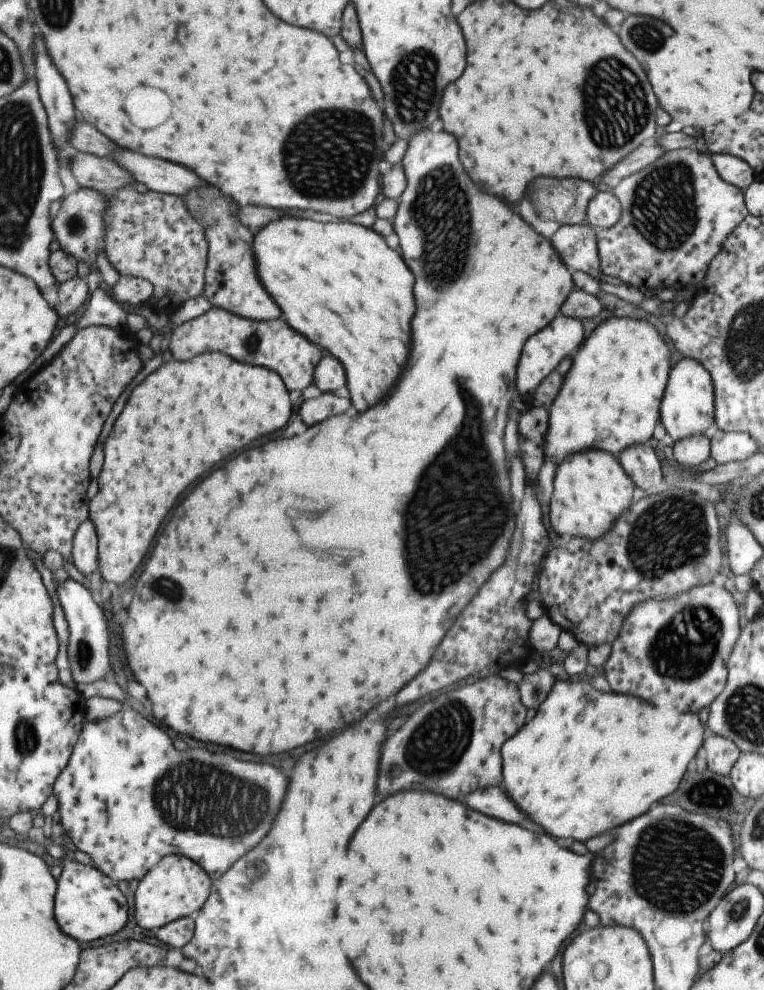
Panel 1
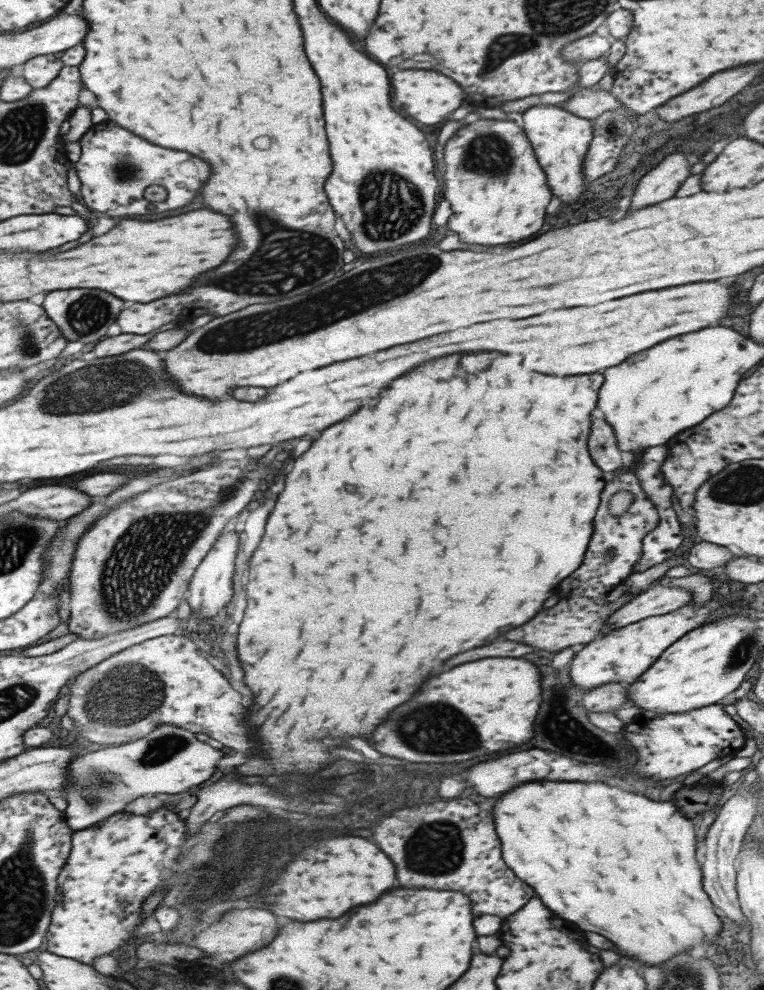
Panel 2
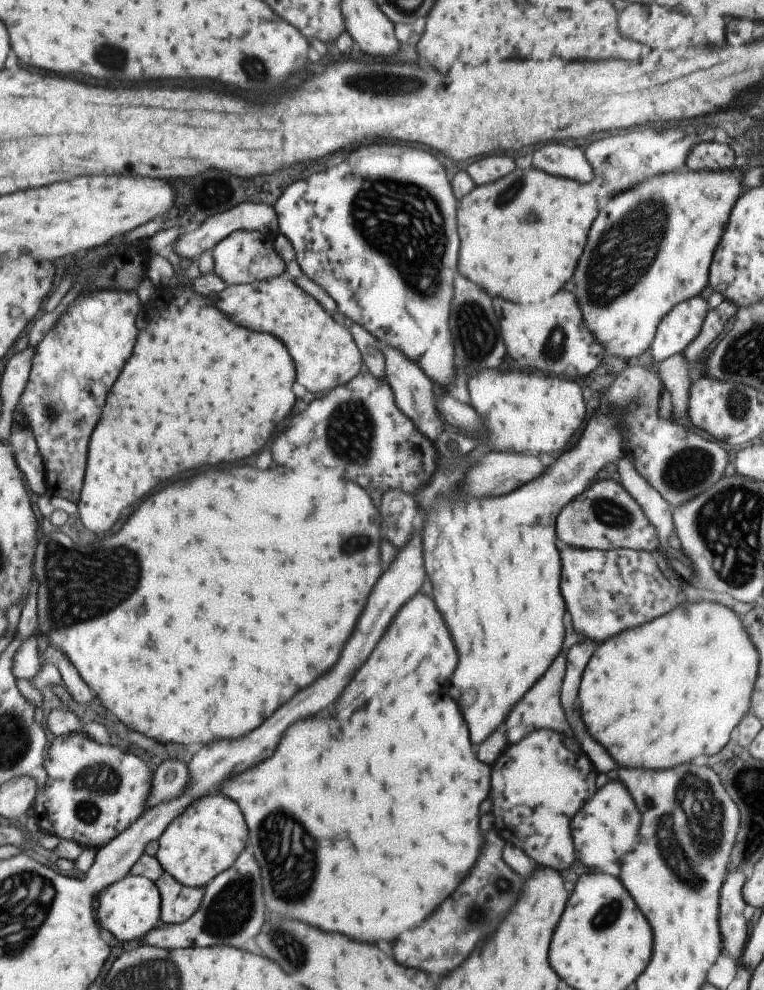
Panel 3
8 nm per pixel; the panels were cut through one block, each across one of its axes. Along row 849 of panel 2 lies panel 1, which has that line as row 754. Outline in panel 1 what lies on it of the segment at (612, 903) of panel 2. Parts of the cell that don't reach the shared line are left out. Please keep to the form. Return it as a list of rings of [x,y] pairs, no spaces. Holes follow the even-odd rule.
[[[555,680],[549,696],[537,708],[537,714],[501,746],[501,790],[551,838],[585,842],[645,814],[653,802],[677,790],[683,772],[691,770],[687,764],[703,746],[705,734],[707,728],[703,728],[693,714],[679,714],[675,710],[659,712],[637,698],[597,692],[587,682],[567,684]]]

